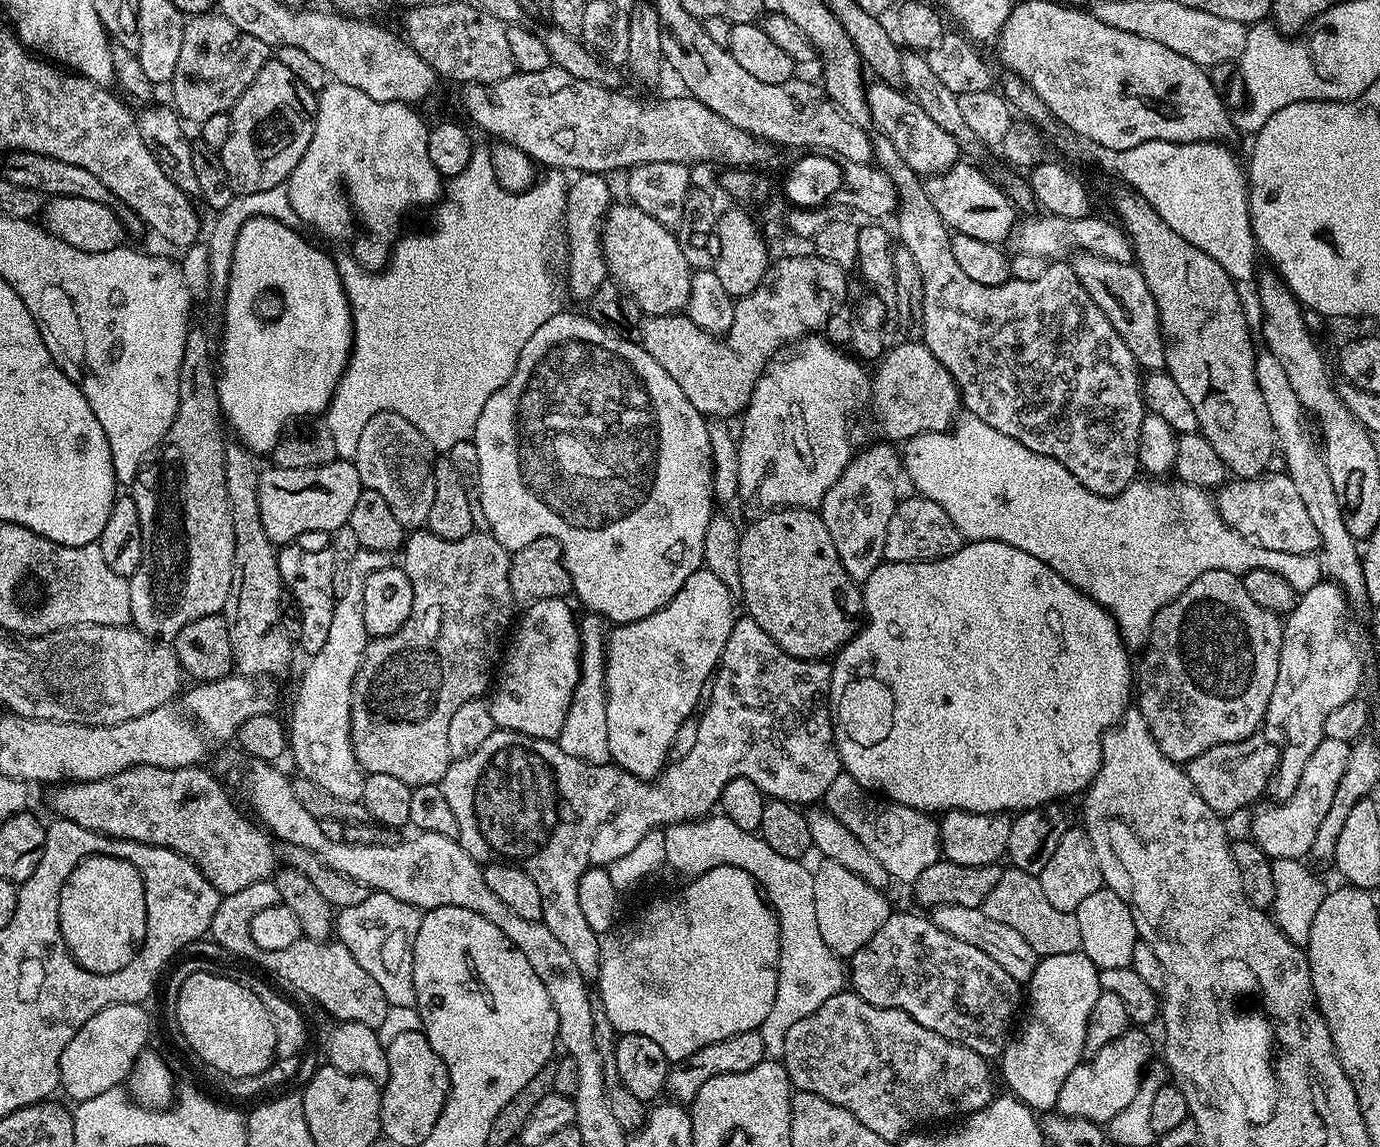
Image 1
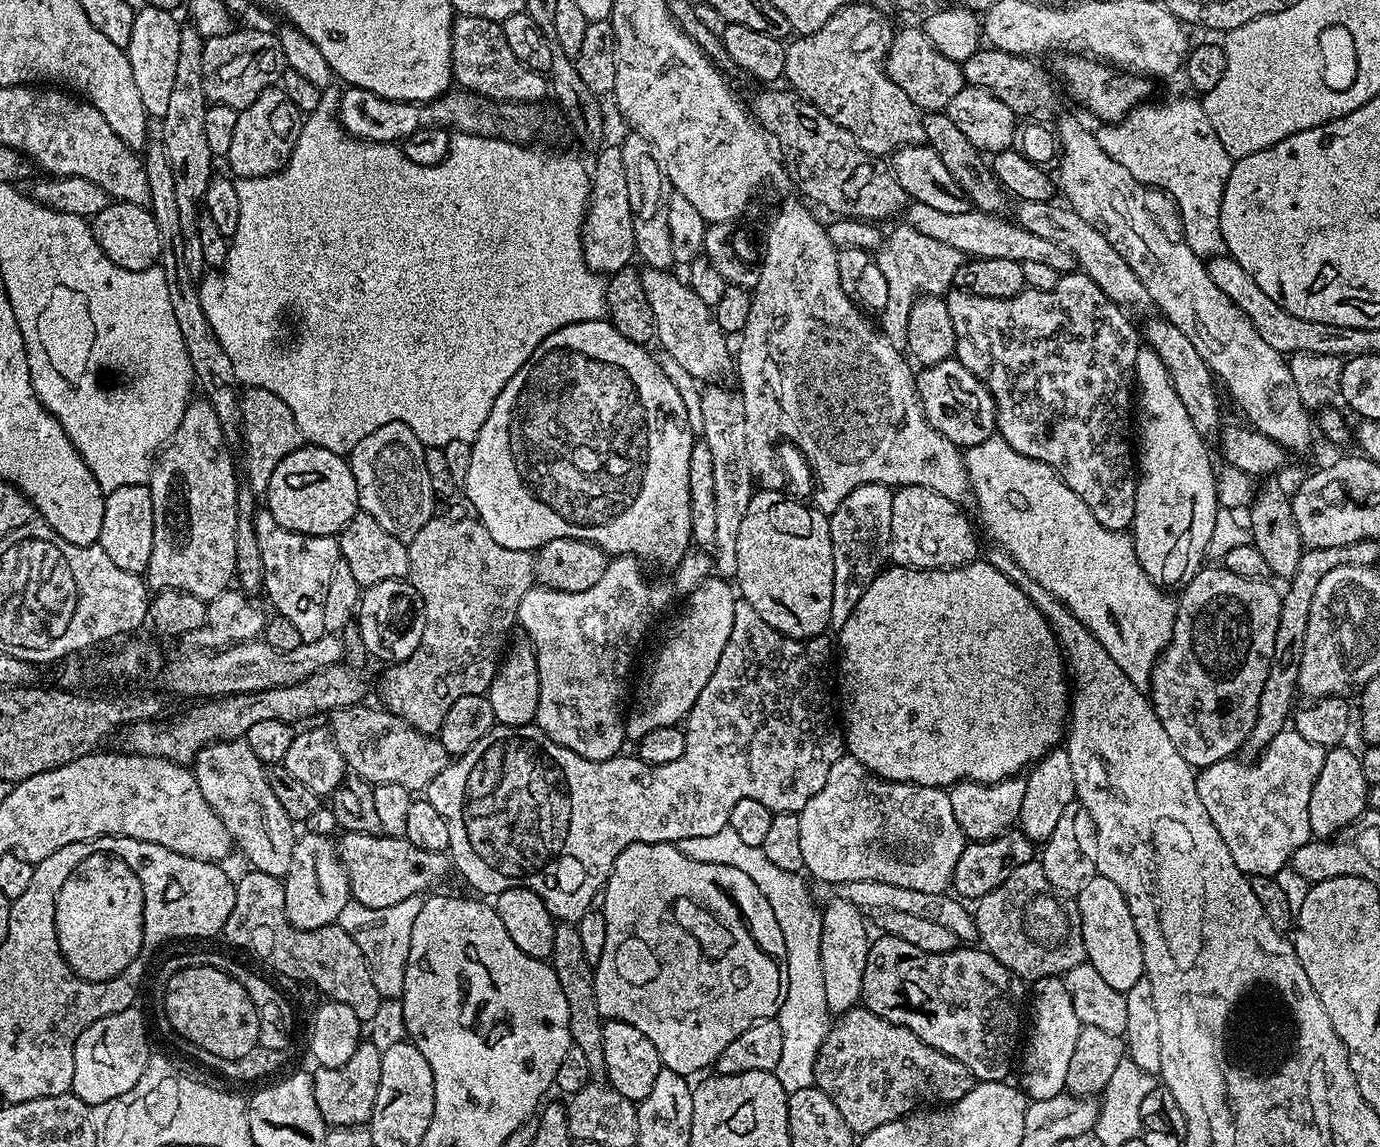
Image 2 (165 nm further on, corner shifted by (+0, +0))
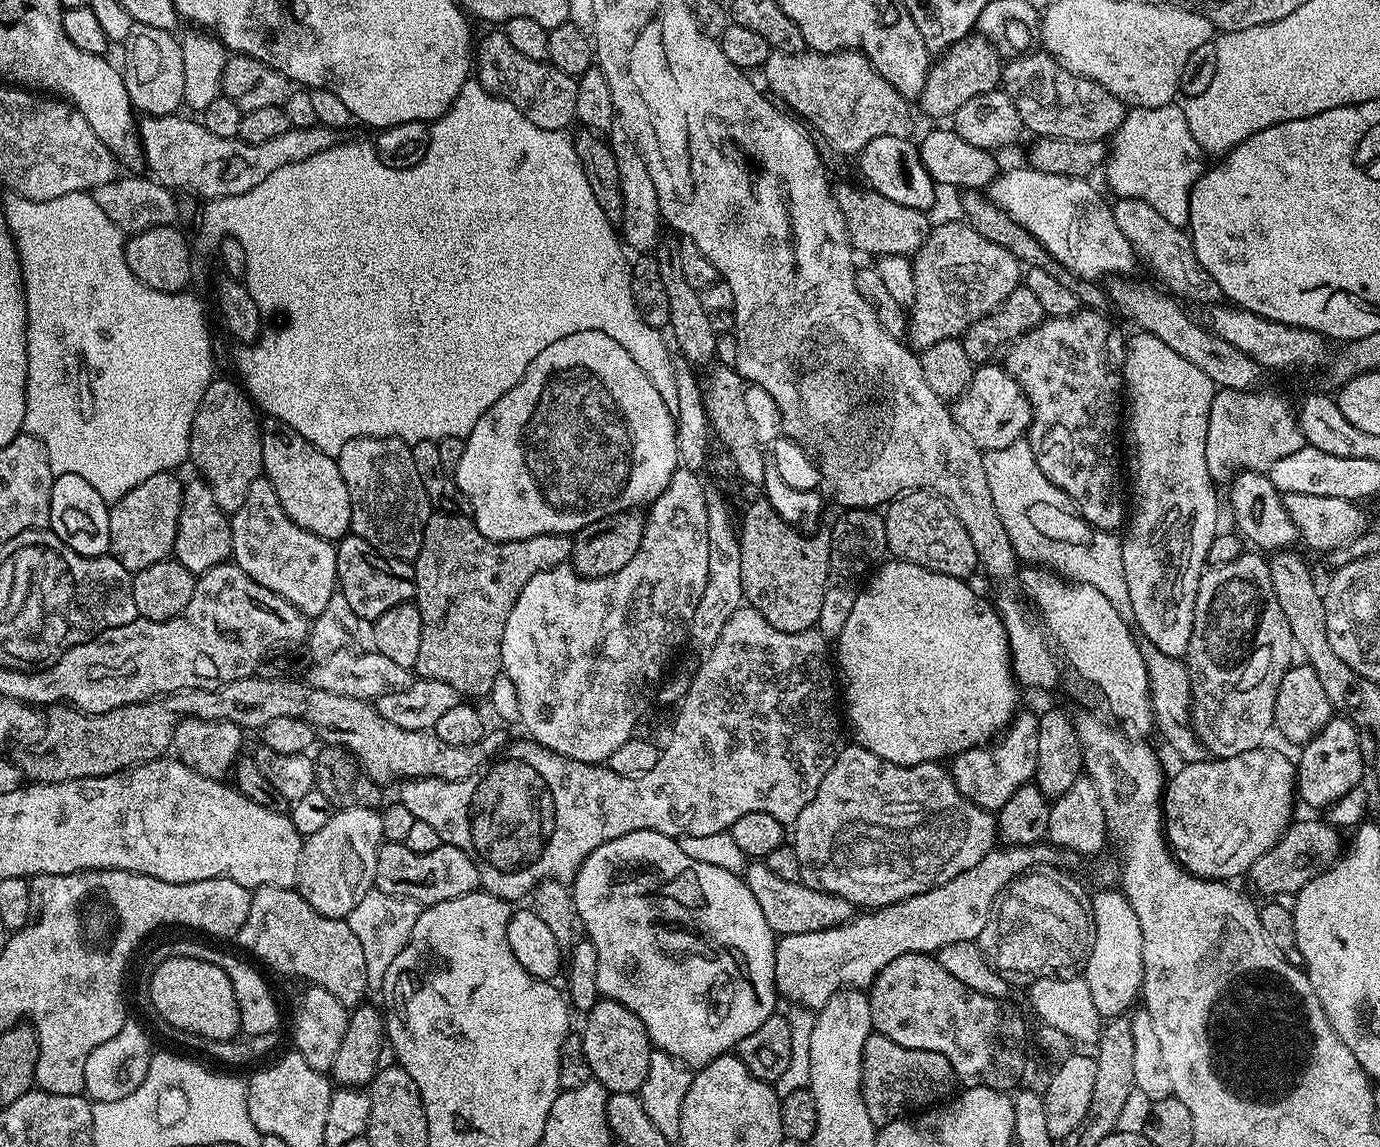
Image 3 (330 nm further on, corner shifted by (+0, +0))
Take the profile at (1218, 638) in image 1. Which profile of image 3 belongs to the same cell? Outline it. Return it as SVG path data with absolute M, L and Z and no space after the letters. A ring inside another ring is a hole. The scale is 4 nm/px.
M1245 551L1243 556L1234 558L1234 562L1226 566L1208 568L1200 578L1198 594L1196 595L1196 605L1194 606L1194 630L1188 639L1188 650L1186 653L1186 663L1188 673L1192 675L1192 728L1198 734L1198 738L1203 742L1213 757L1223 758L1234 754L1246 754L1246 750L1254 750L1265 743L1264 739L1274 728L1274 698L1278 698L1278 685L1286 674L1286 670L1294 663L1294 641L1292 631L1286 622L1286 614L1282 614L1282 606L1278 606L1278 598L1274 598L1274 586L1270 582L1270 570L1268 560L1263 555L1255 551Z

